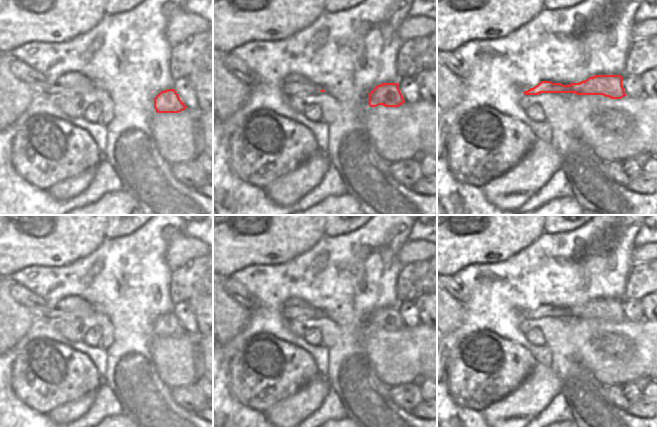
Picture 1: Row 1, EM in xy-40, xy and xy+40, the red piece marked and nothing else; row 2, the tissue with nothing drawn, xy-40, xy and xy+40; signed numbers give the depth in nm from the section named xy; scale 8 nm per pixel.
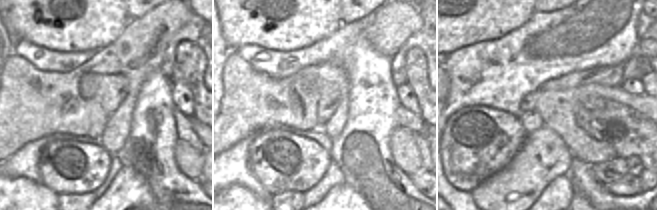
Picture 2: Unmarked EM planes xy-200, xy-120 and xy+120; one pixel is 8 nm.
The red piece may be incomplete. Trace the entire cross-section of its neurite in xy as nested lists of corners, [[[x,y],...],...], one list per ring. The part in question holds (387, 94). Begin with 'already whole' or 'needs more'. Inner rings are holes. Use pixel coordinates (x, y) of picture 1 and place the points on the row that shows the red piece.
already whole; [[[383,83],[374,87],[368,94],[370,107],[383,105],[385,107],[399,107],[405,100],[398,88],[398,83]]]

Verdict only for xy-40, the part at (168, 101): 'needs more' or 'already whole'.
already whole

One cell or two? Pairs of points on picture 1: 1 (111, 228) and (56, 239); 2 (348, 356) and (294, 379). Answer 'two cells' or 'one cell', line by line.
1: two cells
2: two cells

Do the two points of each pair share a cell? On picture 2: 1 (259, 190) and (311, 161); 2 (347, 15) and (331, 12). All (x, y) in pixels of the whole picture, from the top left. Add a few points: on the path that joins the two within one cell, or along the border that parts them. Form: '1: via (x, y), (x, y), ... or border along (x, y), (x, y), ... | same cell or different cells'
1: border along (250, 167), (255, 178), (271, 194) | different cells
2: border along (339, 10), (342, 23) | different cells

